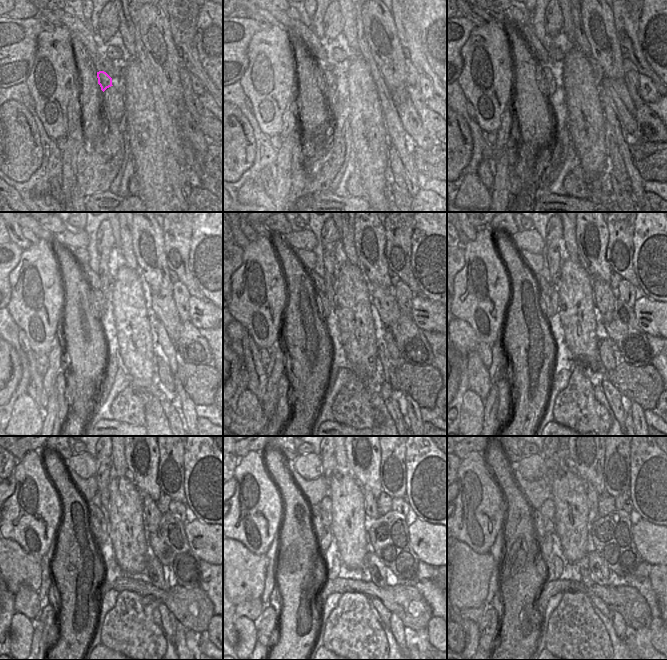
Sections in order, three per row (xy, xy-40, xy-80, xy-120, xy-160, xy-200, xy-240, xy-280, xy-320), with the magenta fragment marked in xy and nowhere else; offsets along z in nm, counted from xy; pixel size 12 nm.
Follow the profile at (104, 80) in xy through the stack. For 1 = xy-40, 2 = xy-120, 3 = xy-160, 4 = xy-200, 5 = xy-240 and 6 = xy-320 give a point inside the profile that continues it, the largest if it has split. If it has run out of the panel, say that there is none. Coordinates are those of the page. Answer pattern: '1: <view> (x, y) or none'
1: xy-40 (328, 78)
2: xy-120 (98, 297)
3: xy-160 (322, 298)
4: xy-200 (545, 299)
5: xy-240 (95, 523)
6: xy-320 (537, 516)

